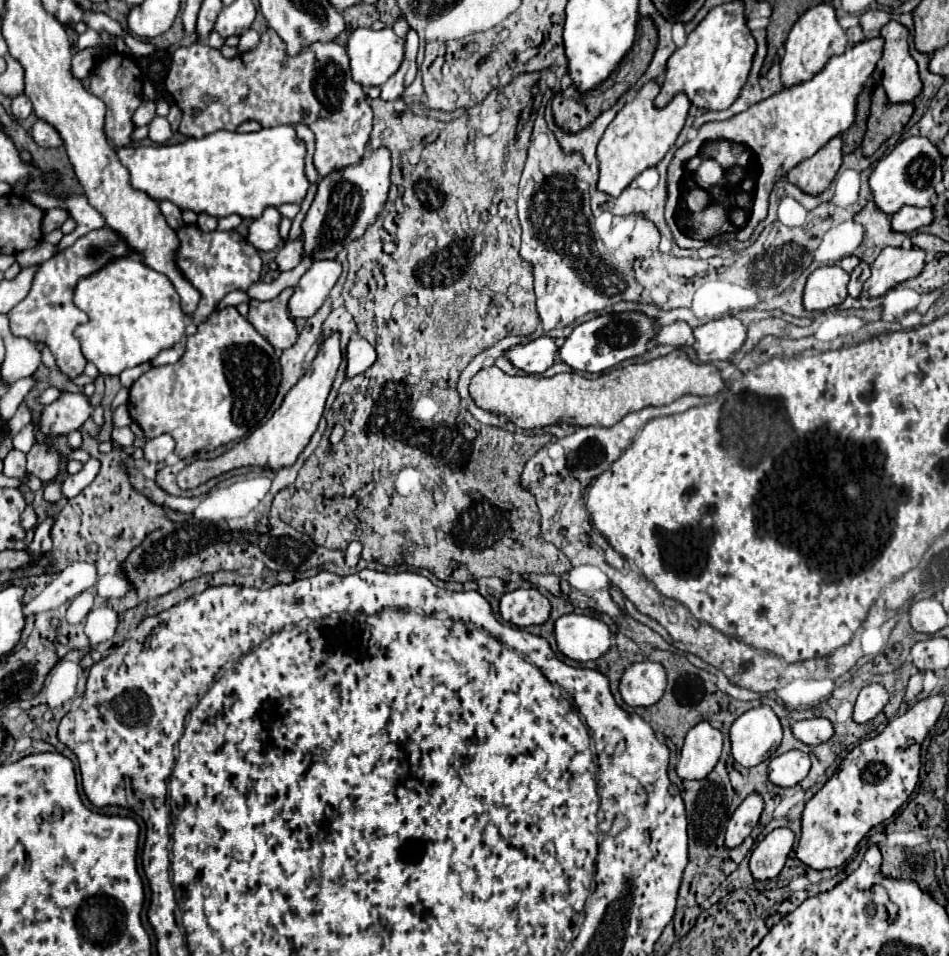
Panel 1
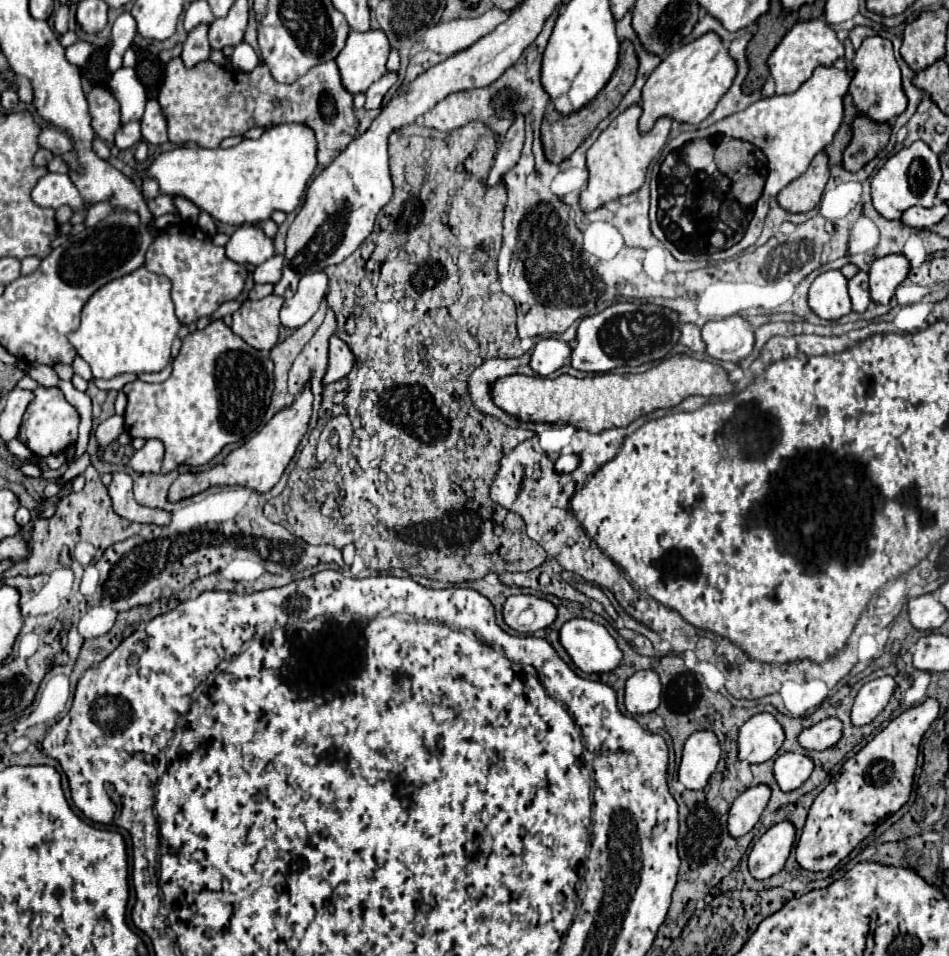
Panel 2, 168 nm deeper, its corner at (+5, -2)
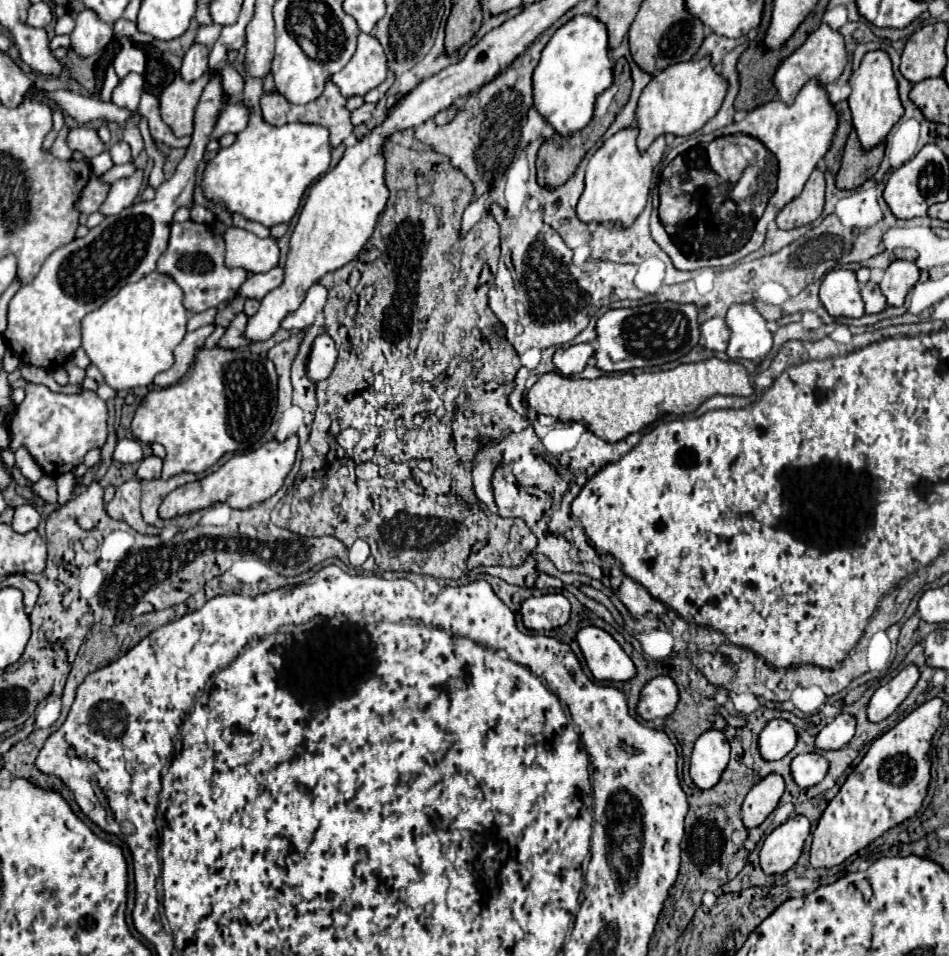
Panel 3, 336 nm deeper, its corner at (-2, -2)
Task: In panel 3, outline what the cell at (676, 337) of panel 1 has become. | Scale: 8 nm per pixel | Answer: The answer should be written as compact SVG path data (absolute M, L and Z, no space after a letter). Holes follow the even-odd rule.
M708 319L700 325L700 345L708 351L726 351L728 345L728 329L724 327L724 319Z

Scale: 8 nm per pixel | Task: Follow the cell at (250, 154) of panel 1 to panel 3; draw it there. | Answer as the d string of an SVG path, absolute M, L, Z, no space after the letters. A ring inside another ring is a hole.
M246 77L244 105L250 109L248 127L238 133L232 147L220 149L218 155L206 163L200 187L206 199L222 205L226 211L272 227L276 223L288 223L296 215L308 185L328 171L332 147L328 143L328 131L320 125L292 123L272 127L264 123L258 107L260 91L262 79Z

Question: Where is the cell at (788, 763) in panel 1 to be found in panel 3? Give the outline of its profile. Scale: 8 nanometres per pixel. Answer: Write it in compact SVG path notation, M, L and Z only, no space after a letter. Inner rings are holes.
M806 753L796 755L790 763L792 779L798 787L812 787L820 783L828 771L828 761L818 753Z

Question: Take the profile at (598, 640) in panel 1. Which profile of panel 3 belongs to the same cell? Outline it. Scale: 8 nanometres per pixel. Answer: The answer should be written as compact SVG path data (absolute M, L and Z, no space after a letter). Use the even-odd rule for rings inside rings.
M582 627L576 635L586 665L598 681L628 681L636 675L632 659L618 641L600 627Z

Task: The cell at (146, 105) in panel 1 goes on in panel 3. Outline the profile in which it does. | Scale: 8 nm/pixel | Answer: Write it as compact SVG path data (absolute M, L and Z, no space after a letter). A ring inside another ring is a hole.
M126 141L116 143L116 145L110 149L110 155L112 155L112 161L114 161L116 165L128 163L128 161L132 159L132 155L130 155L130 145L128 145Z

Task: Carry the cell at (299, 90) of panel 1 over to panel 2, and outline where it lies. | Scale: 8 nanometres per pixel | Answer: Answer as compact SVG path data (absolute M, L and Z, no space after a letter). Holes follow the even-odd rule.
M175 57L167 63L165 81L161 85L157 101L167 119L169 141L175 145L183 145L183 143L191 141L191 143L197 143L199 147L215 149L215 147L219 147L219 143L223 139L233 137L233 135L243 135L251 127L271 127L271 125L279 125L279 123L303 123L315 131L317 161L323 167L327 167L357 135L357 117L355 117L355 109L353 109L353 95L349 91L345 91L345 87L341 85L341 77L339 77L339 69L337 69L335 61L319 63L305 77L297 79L293 85L283 85L271 77L269 69L263 63L257 65L251 73L241 73L235 69L219 67L211 61L203 61L203 63L187 69L183 65L183 61L179 57Z

